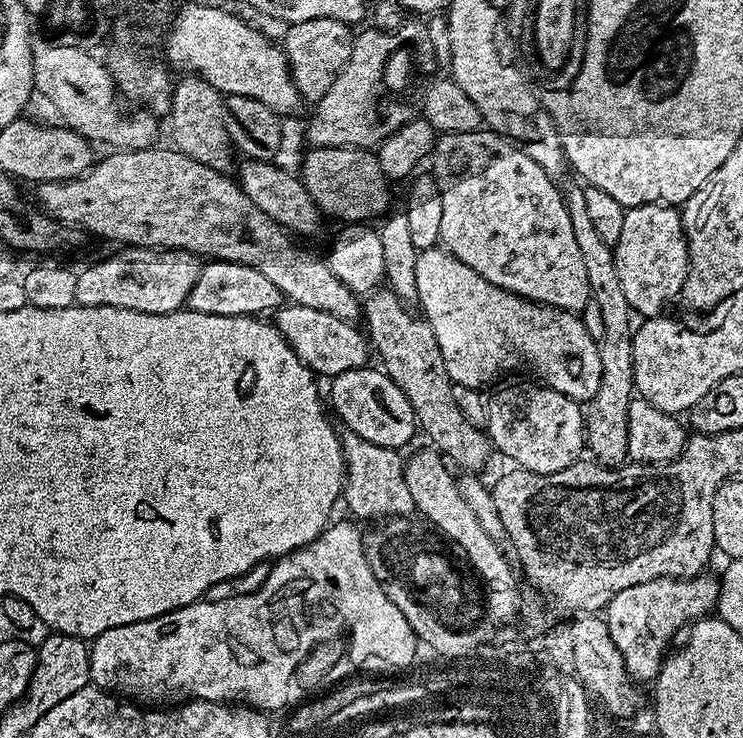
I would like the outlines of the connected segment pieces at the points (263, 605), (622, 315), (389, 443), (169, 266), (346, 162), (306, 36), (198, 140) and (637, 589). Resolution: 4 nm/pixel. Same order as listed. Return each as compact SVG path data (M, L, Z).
M337 519L329 523L324 529L324 533L314 542L307 544L305 548L299 548L286 556L281 556L271 565L272 569L268 572L268 577L264 580L264 585L257 592L244 592L235 594L225 601L210 602L203 598L195 600L192 604L187 604L181 608L175 608L172 612L167 612L161 616L155 616L149 620L139 620L126 626L114 626L102 634L98 634L91 641L88 653L90 654L90 674L91 683L97 688L104 689L105 692L113 694L119 693L121 697L127 698L132 702L139 702L144 706L160 706L163 700L168 702L184 702L193 700L214 700L217 702L235 702L237 705L255 708L257 704L278 704L280 705L280 684L284 684L284 676L288 676L288 668L292 664L298 666L299 663L308 656L308 652L318 644L328 641L336 642L343 632L348 632L348 644L354 651L360 652L360 660L366 667L372 668L408 668L412 664L412 659L416 656L418 641L414 630L410 630L410 623L389 598L386 598L384 591L374 578L374 572L370 570L367 556L364 553L365 541L360 541L360 532L351 524L353 521Z
M572 188L564 196L564 204L570 214L570 226L574 226L574 239L578 241L578 251L582 253L582 262L586 266L586 278L590 282L591 299L602 310L602 338L600 339L600 357L602 358L602 382L598 394L586 404L584 427L586 429L586 448L599 463L620 466L629 459L628 454L628 411L634 398L634 313L626 294L622 291L622 282L618 282L618 266L613 245L602 242L602 237L592 225L586 214L584 188Z
M365 366L363 368L355 368L354 370L346 370L342 374L331 377L332 384L332 404L330 400L330 408L334 413L335 419L344 423L343 427L349 432L358 434L362 438L366 438L366 442L374 442L378 446L386 446L387 448L403 449L403 444L408 444L412 440L412 435L417 435L418 425L416 415L414 414L414 406L410 406L410 398L406 398L406 394L402 394L402 390L398 390L398 386L394 386L394 382L379 367Z
M124 246L113 256L79 269L74 298L79 306L118 306L122 310L138 310L142 314L170 314L187 305L190 290L198 282L201 257L184 248L138 248Z
M314 146L307 150L300 179L325 217L336 218L344 224L365 223L389 211L391 185L375 153L363 148Z
M310 18L310 22L287 25L283 31L284 56L288 59L288 69L294 86L300 92L301 101L320 100L326 94L326 90L330 90L334 78L338 78L338 74L350 58L354 39L353 29L334 18Z
M184 74L175 81L172 90L172 108L168 111L166 123L172 127L172 140L176 151L186 154L186 158L194 158L194 162L202 162L202 166L213 168L215 172L227 173L234 157L234 145L224 121L224 96L210 82L198 75Z
M708 575L682 580L667 576L618 590L618 594L614 594L606 609L608 636L620 652L629 677L637 681L651 681L669 651L668 643L715 609L716 599L720 596L720 581L715 575Z

